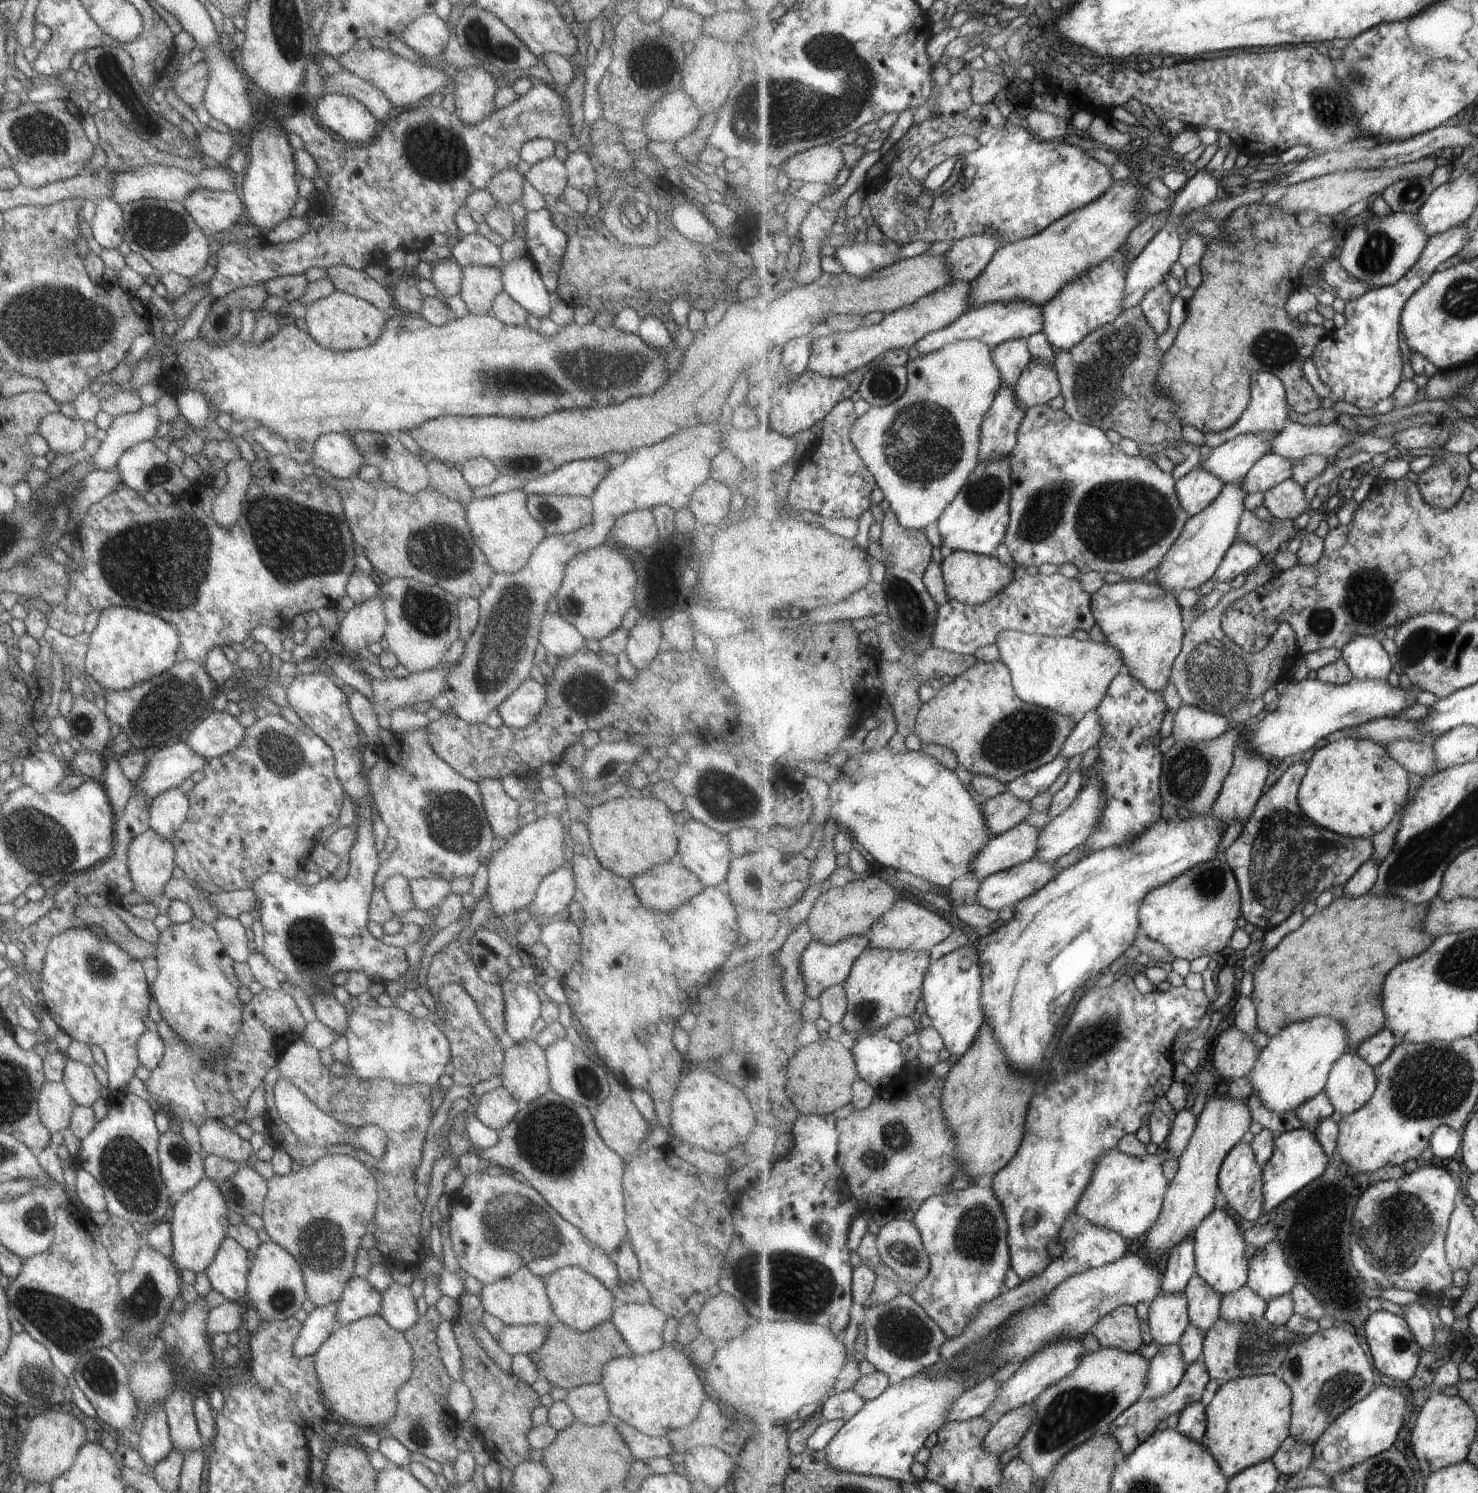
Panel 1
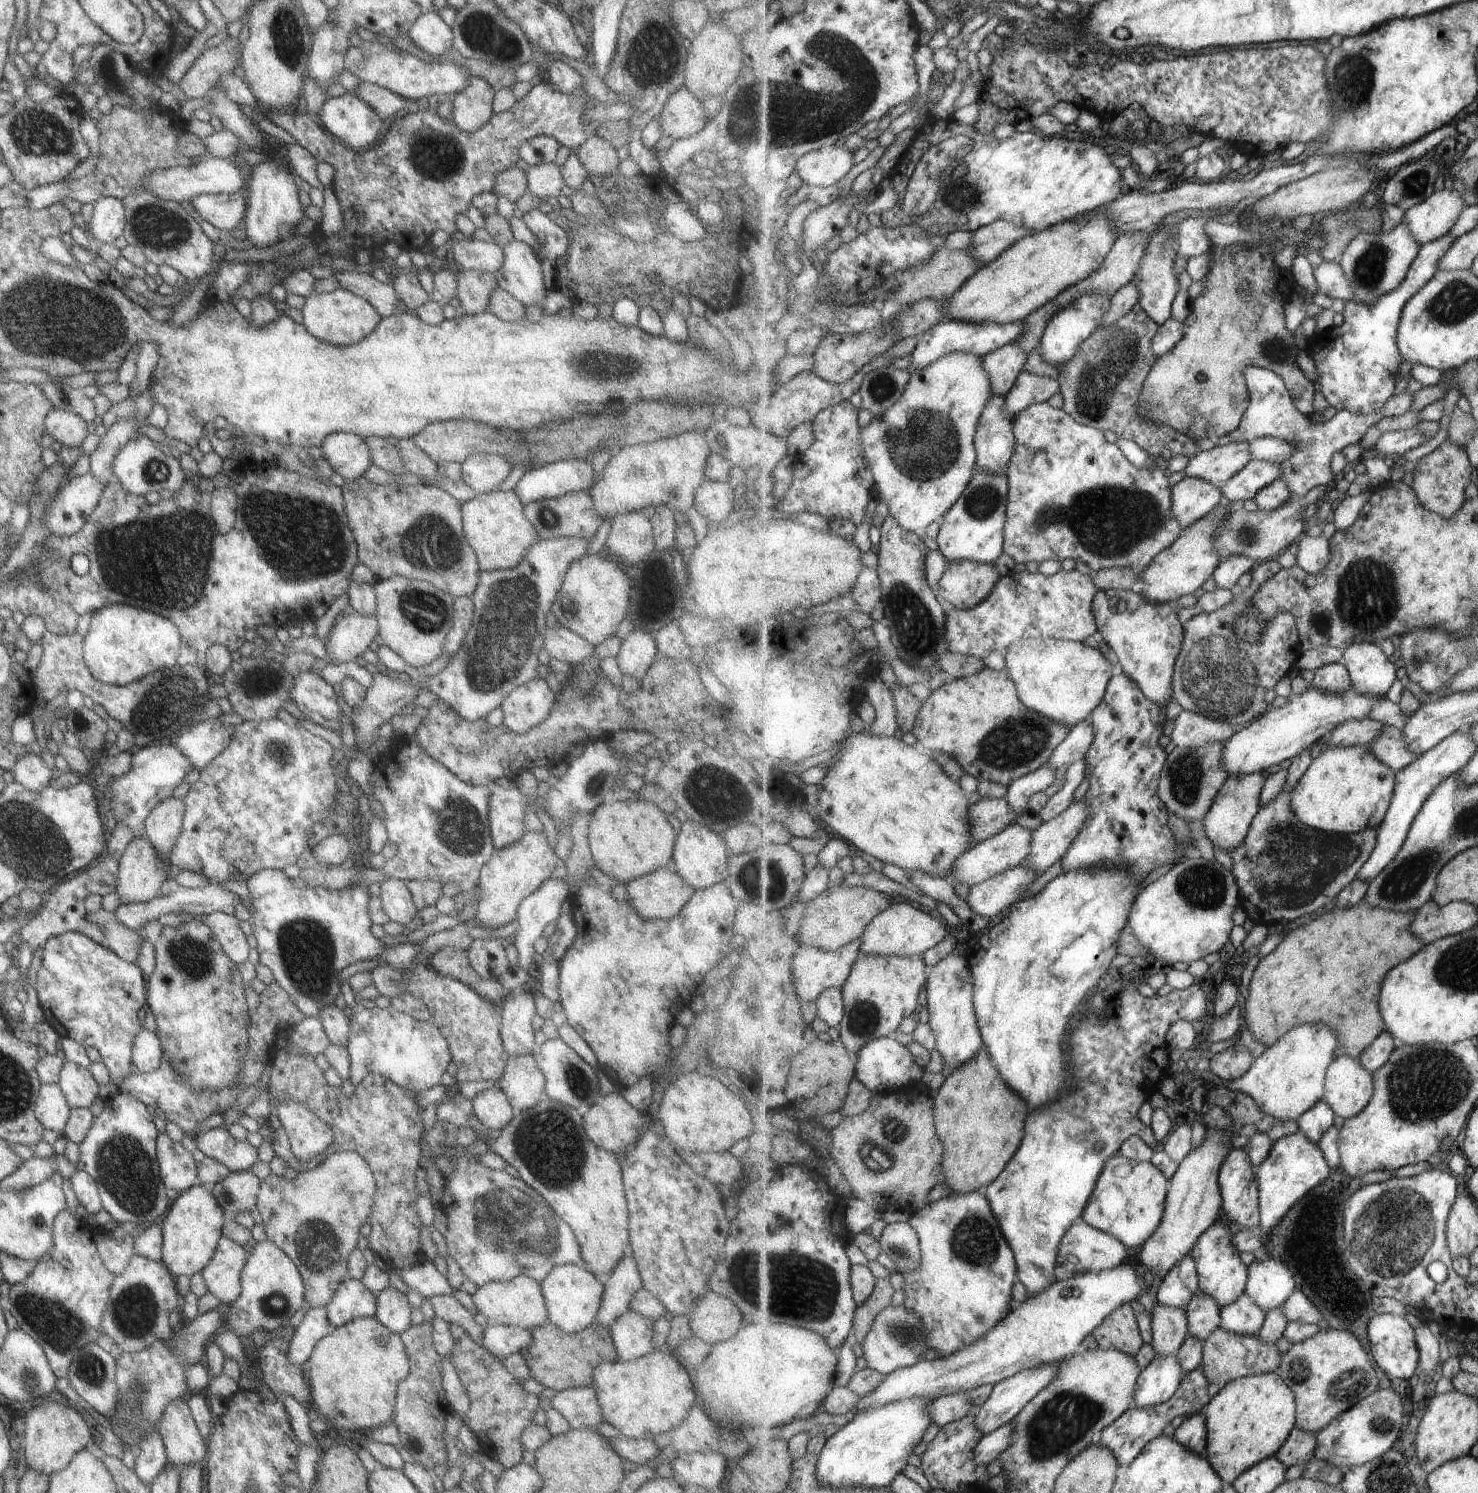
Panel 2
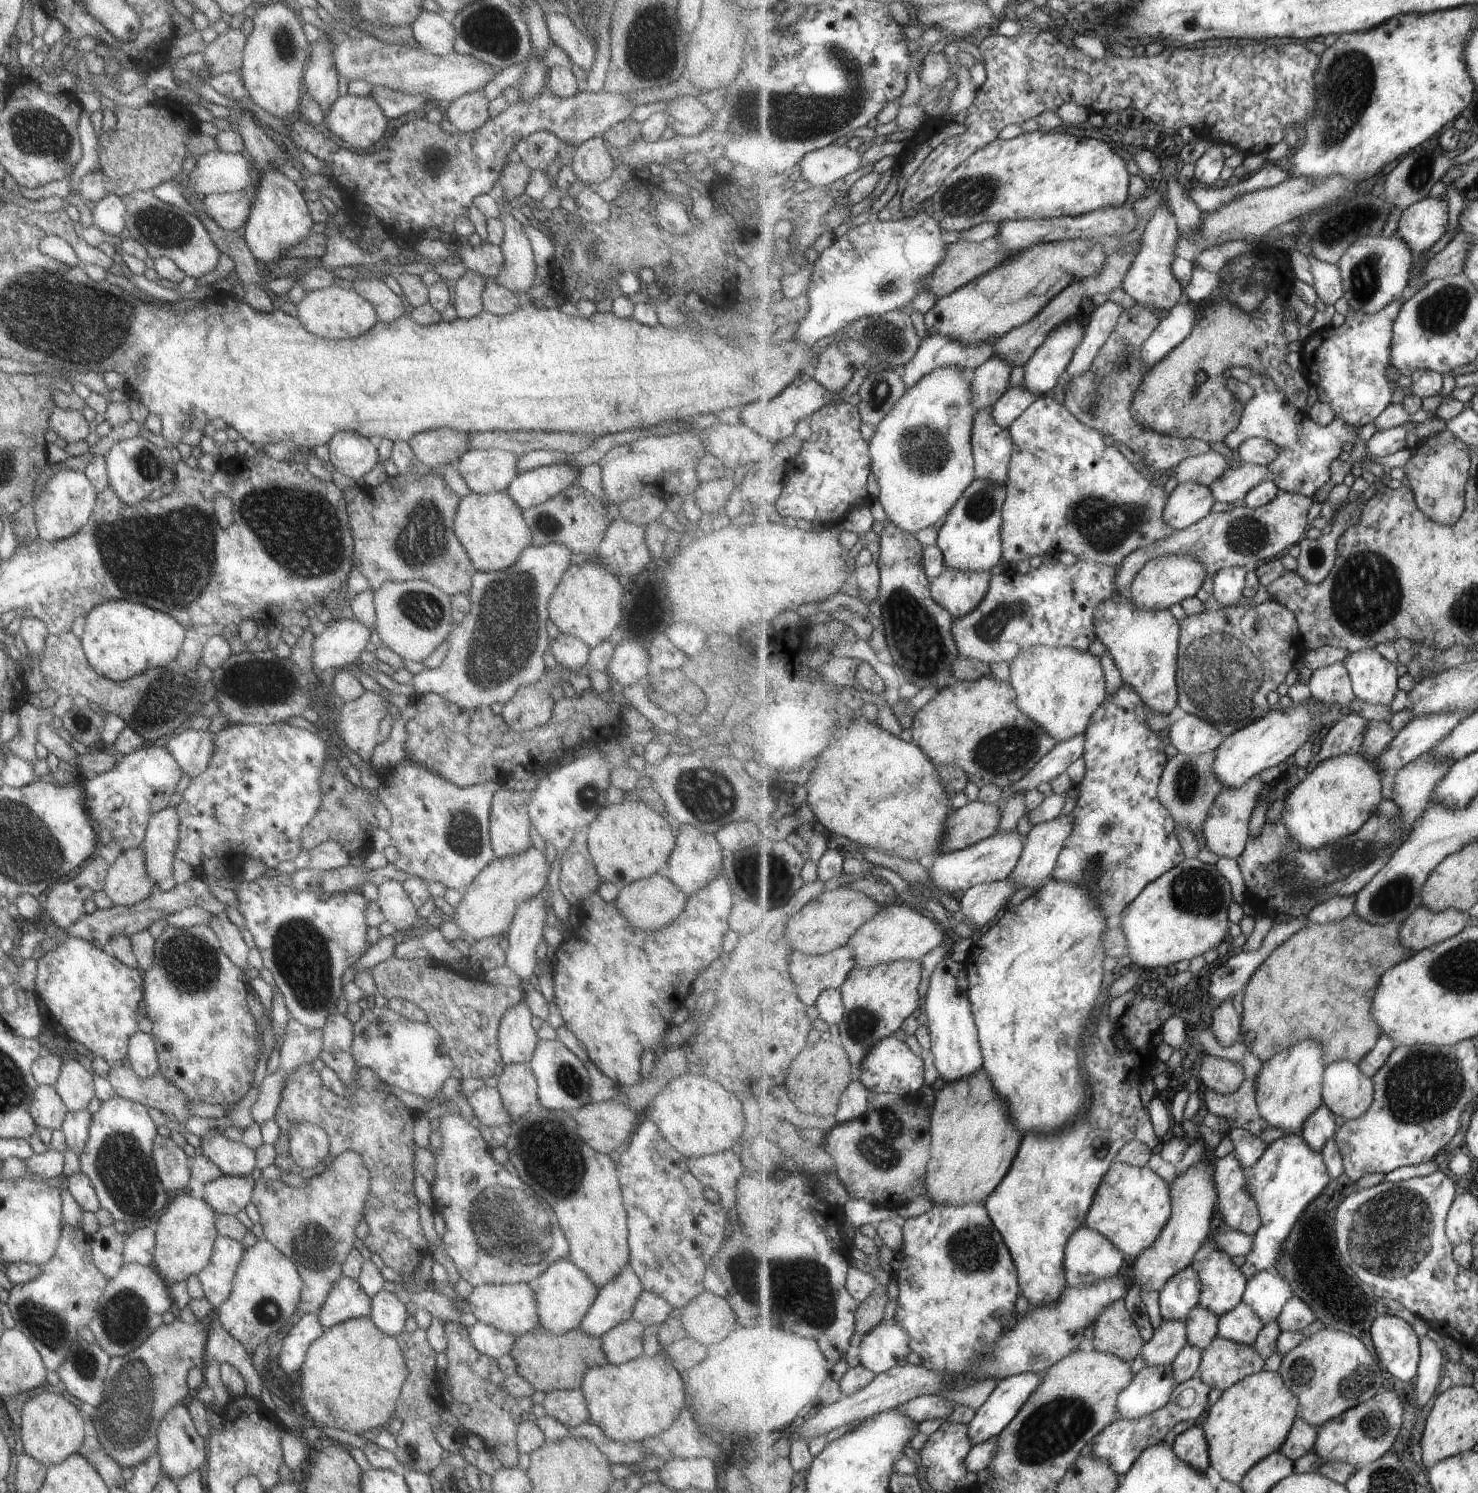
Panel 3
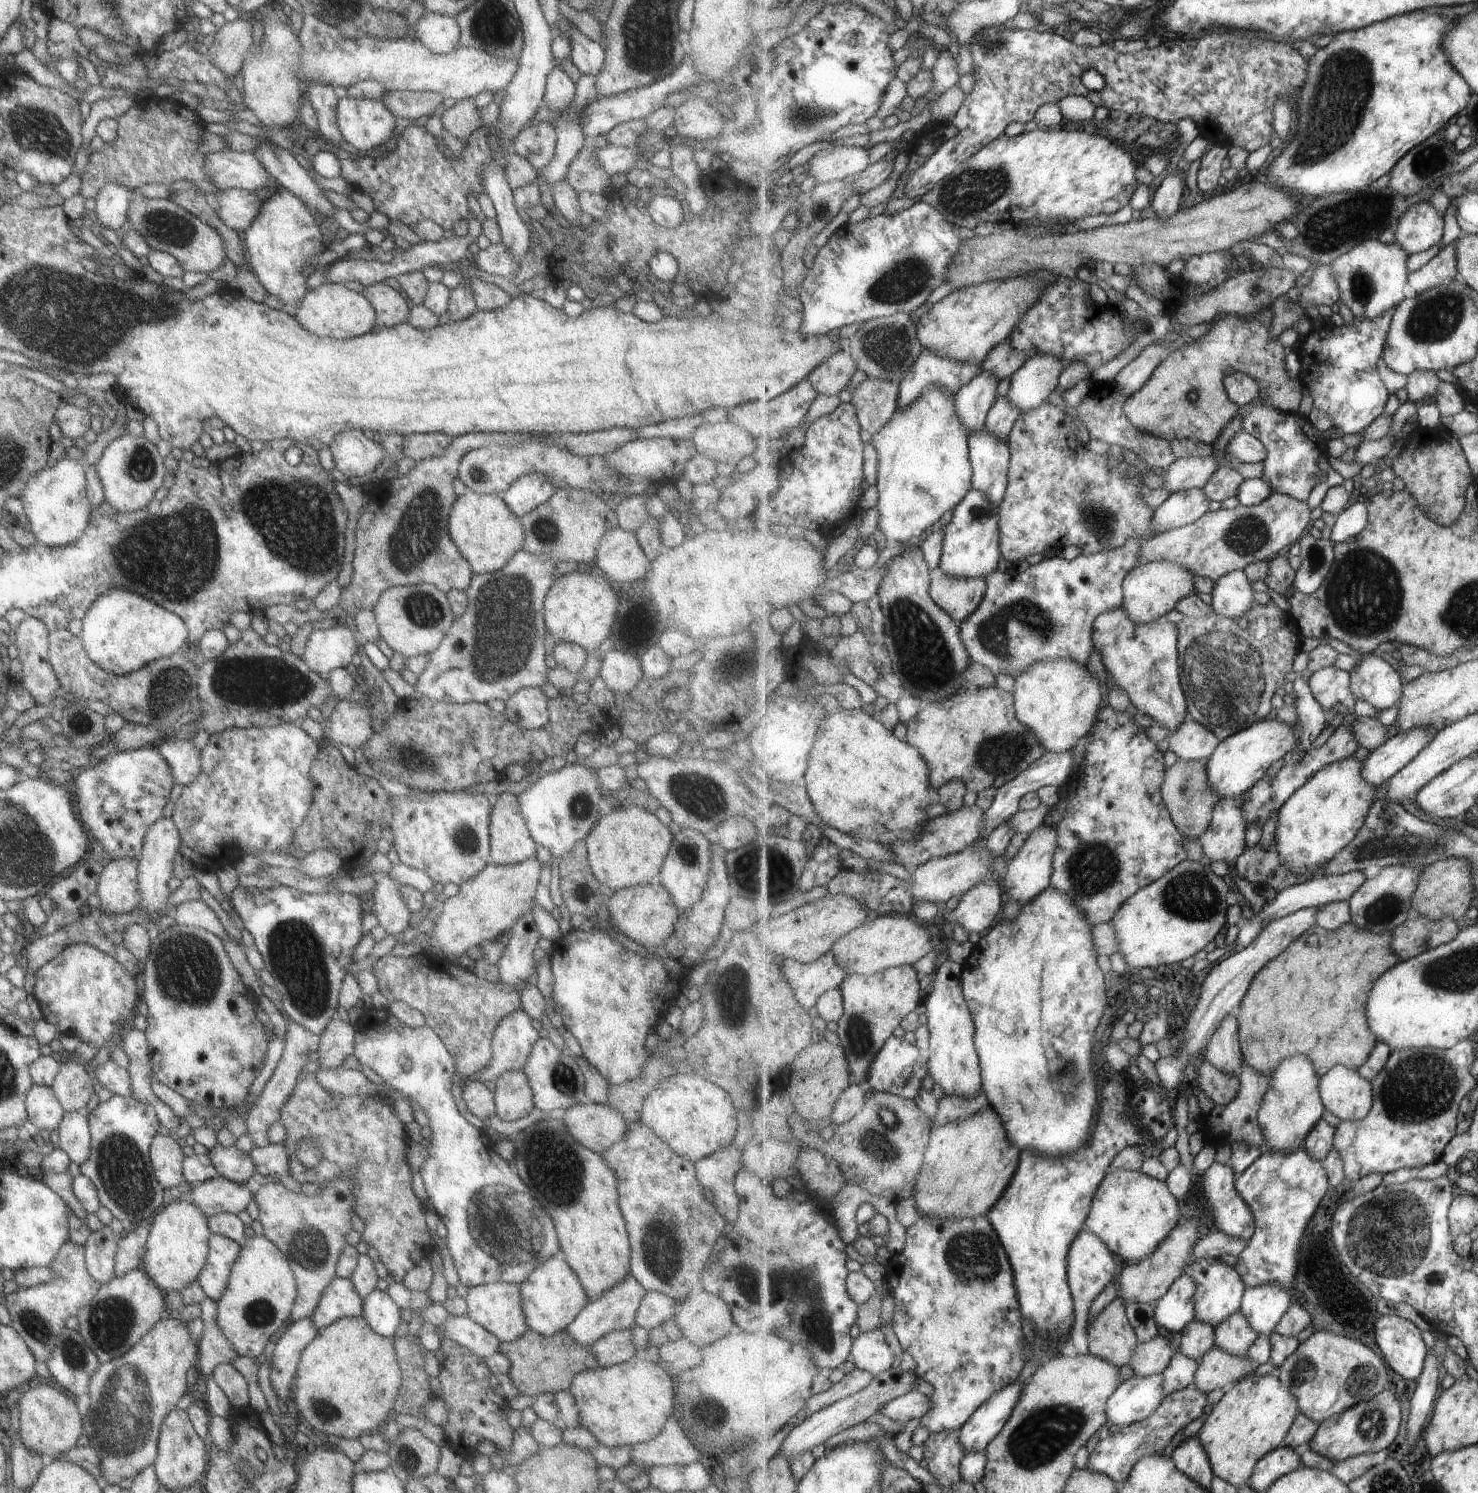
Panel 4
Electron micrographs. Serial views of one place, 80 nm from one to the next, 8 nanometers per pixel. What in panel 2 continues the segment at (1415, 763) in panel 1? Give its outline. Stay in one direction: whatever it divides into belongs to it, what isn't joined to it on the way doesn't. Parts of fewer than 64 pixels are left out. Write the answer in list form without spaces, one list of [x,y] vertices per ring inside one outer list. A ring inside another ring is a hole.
[[[1387,725],[1387,728],[1383,728],[1379,732],[1379,738],[1373,740],[1373,744],[1369,748],[1379,760],[1383,760],[1395,772],[1401,771],[1405,766],[1419,760],[1419,754],[1409,750],[1407,740],[1403,736],[1403,729],[1395,726]]]

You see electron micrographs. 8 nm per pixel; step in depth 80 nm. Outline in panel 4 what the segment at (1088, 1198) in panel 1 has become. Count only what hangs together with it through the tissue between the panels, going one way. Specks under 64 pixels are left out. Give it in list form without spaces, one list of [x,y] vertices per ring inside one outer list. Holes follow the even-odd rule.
[[[1119,1168],[1110,1172],[1097,1188],[1086,1229],[1097,1234],[1123,1262],[1135,1264],[1161,1248],[1180,1222],[1180,1203],[1165,1181],[1143,1172]]]

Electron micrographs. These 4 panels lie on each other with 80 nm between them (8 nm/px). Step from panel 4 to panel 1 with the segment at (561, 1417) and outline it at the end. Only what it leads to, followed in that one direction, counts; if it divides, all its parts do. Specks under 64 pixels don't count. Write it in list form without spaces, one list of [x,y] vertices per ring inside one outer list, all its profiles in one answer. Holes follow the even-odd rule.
[[[599,1383],[570,1388],[562,1401],[571,1409],[575,1421],[596,1425],[610,1416],[609,1403]]]

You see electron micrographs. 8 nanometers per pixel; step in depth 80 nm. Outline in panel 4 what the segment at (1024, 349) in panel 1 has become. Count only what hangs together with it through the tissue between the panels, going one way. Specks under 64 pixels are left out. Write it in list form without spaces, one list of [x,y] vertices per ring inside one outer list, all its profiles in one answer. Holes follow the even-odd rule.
[[[984,371],[976,379],[970,381],[960,393],[956,394],[956,408],[962,423],[968,429],[969,438],[971,438],[973,432],[981,432],[982,429],[985,429],[989,412],[998,400],[997,390],[1000,388],[999,384],[1000,379],[995,373]]]

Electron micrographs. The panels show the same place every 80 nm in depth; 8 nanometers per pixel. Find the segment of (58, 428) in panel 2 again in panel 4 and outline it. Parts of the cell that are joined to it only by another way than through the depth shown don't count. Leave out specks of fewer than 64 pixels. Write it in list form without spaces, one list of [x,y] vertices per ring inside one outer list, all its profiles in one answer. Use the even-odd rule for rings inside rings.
[[[61,402],[52,416],[61,434],[71,440],[81,438],[90,429],[89,419],[85,409],[76,407],[71,402]]]

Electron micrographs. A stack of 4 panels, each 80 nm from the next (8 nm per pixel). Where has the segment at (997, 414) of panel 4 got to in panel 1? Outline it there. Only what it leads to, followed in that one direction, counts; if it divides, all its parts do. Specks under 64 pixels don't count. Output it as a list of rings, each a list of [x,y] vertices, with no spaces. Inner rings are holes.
[[[1032,360],[1016,384],[1016,391],[1020,405],[1034,407],[1046,405],[1062,394],[1062,384],[1054,365]]]

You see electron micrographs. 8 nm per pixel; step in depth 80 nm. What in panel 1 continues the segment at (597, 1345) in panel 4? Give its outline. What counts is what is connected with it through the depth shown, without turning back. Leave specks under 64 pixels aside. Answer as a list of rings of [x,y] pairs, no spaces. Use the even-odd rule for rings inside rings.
[[[619,1303],[610,1316],[633,1355],[642,1355],[665,1345],[662,1326],[666,1320],[666,1314],[651,1303]]]

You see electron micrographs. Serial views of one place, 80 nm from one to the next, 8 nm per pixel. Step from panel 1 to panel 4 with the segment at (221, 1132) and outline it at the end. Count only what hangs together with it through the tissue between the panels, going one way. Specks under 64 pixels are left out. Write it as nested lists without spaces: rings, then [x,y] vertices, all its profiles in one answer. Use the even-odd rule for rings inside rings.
[[[216,1144],[208,1150],[207,1156],[215,1172],[227,1180],[245,1183],[254,1172],[255,1166],[250,1156],[237,1149],[234,1144],[225,1148]]]

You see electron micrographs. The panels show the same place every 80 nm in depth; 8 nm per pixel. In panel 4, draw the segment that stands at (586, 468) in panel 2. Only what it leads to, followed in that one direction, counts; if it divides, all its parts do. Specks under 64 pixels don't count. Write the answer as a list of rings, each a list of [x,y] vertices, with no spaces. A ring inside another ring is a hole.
[[[523,475],[507,487],[501,494],[501,500],[507,508],[519,518],[523,513],[545,502],[556,486],[543,475]]]

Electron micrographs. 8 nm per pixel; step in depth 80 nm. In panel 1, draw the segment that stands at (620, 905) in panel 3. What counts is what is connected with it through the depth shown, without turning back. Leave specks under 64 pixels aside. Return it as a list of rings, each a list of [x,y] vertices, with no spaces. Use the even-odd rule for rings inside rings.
[[[671,861],[652,866],[629,884],[639,904],[651,912],[675,910],[704,888],[691,872]]]

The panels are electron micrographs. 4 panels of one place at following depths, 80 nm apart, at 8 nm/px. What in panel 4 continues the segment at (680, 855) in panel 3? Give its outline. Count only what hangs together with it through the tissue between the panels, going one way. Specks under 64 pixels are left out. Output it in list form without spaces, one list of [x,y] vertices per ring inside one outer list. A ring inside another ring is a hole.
[[[682,828],[673,836],[673,840],[655,881],[668,892],[678,916],[682,915],[699,898],[710,871],[710,841],[706,835],[689,828]]]

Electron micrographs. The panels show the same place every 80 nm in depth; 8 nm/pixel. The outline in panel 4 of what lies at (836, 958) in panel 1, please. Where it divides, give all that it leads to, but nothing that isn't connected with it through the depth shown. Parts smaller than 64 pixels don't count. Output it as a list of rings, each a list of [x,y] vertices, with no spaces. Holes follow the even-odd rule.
[[[831,951],[811,963],[785,959],[783,970],[796,992],[796,999],[807,1010],[817,1006],[825,992],[840,988],[848,976]]]

